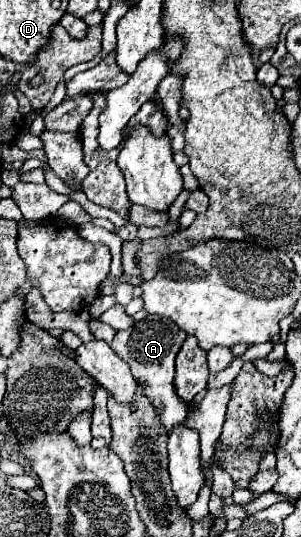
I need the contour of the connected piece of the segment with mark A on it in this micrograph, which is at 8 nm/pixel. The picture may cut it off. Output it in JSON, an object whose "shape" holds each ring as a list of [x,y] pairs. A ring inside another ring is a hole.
{"shape":[[[148,315],[144,321],[138,321],[132,327],[118,331],[114,335],[114,339],[110,341],[110,347],[114,349],[114,353],[118,357],[126,359],[126,363],[130,365],[134,379],[144,385],[144,395],[148,397],[152,407],[160,411],[160,421],[168,435],[170,435],[172,427],[184,423],[186,409],[188,409],[188,405],[176,395],[174,385],[172,385],[174,359],[184,343],[184,339],[186,339],[186,333],[182,329],[178,329],[174,323],[158,325],[158,317]]]}

